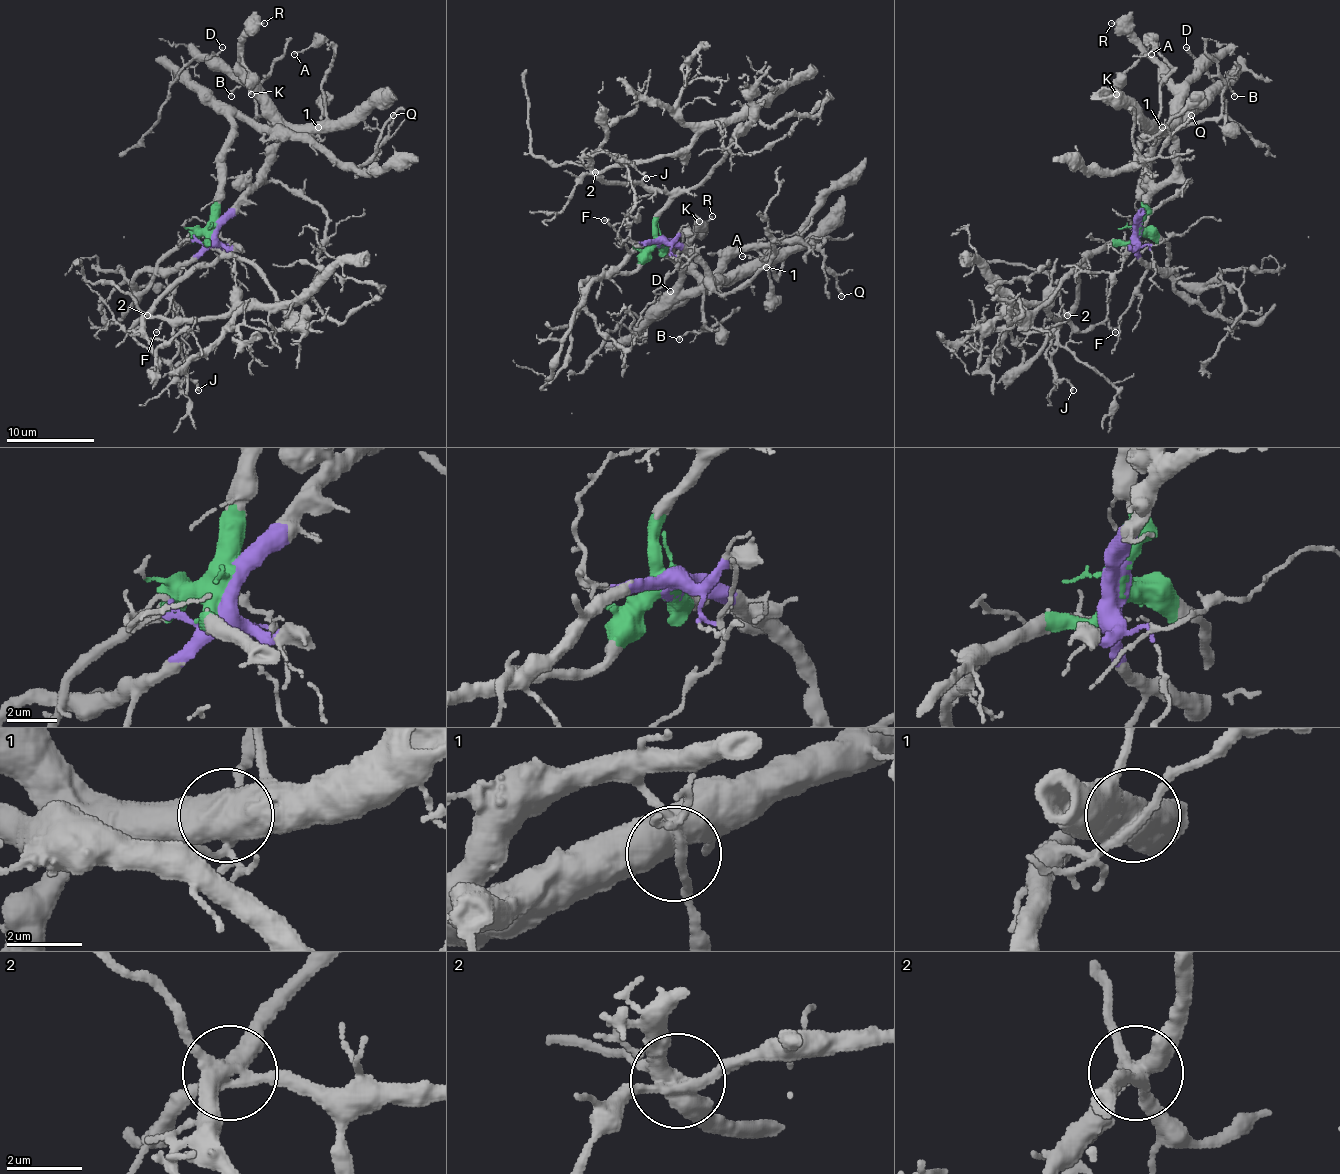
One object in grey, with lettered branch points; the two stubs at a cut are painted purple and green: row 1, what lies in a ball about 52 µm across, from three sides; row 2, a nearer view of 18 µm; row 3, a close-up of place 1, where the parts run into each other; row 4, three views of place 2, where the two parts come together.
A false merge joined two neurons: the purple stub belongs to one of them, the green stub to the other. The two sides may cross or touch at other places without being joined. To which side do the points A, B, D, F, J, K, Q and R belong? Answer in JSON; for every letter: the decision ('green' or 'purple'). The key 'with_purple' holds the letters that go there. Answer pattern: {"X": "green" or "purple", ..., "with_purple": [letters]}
{"A": "purple", "B": "green", "D": "purple", "F": "purple", "J": "green", "K": "purple", "Q": "green", "R": "purple", "with_purple": ["A", "D", "F", "K", "R"]}

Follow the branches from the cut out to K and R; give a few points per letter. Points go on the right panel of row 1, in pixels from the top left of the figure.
K: (1137, 231), (1137, 211), (1173, 174), (1175, 88), (1144, 54), (1126, 72), (1126, 83), (1115, 94)
R: (1137, 231), (1137, 211), (1173, 174), (1175, 88), (1164, 76), (1164, 70), (1120, 26), (1111, 23)

